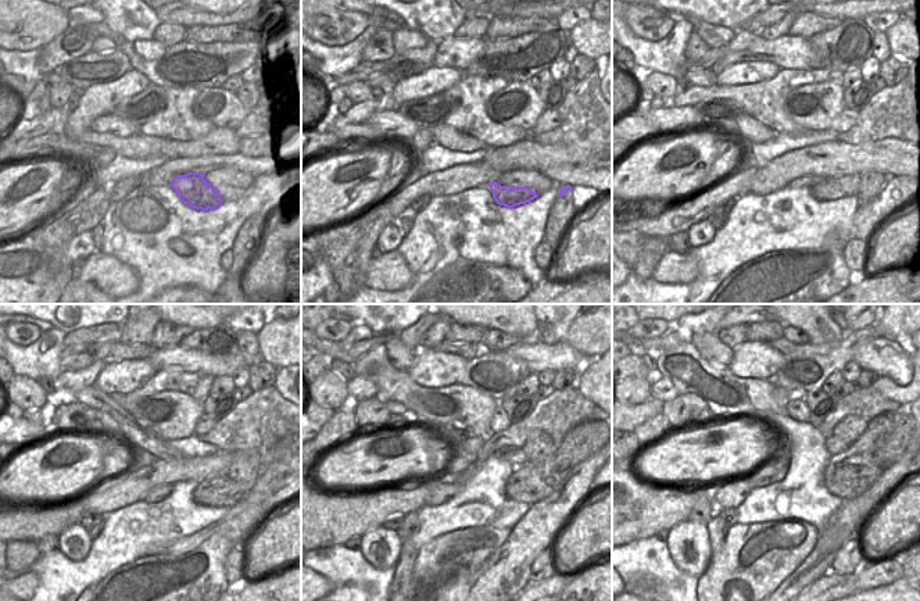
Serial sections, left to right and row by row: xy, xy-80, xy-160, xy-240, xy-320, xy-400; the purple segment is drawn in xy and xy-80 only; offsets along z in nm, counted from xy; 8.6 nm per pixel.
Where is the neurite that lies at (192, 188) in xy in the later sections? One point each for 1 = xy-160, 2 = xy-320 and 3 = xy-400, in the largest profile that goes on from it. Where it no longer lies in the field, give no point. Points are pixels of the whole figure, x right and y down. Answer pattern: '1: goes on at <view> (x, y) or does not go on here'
1: goes on at xy-160 (869, 183)
2: goes on at xy-320 (534, 480)
3: goes on at xy-400 (848, 473)

